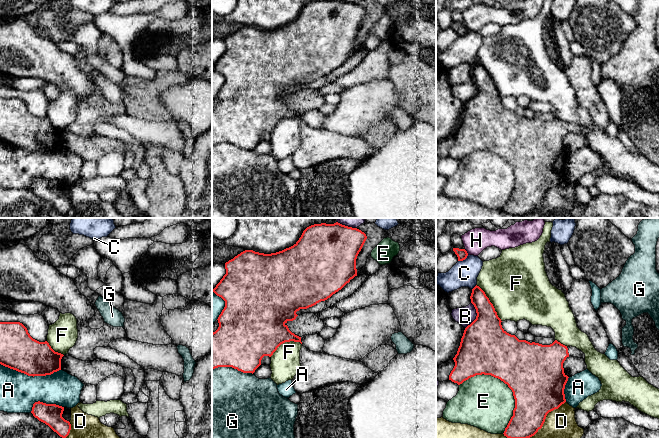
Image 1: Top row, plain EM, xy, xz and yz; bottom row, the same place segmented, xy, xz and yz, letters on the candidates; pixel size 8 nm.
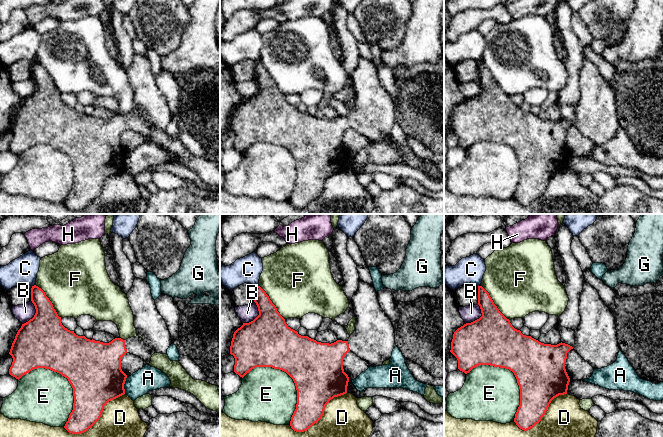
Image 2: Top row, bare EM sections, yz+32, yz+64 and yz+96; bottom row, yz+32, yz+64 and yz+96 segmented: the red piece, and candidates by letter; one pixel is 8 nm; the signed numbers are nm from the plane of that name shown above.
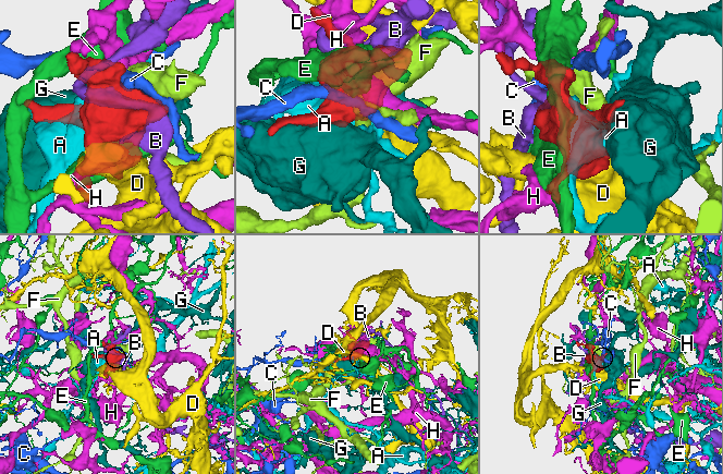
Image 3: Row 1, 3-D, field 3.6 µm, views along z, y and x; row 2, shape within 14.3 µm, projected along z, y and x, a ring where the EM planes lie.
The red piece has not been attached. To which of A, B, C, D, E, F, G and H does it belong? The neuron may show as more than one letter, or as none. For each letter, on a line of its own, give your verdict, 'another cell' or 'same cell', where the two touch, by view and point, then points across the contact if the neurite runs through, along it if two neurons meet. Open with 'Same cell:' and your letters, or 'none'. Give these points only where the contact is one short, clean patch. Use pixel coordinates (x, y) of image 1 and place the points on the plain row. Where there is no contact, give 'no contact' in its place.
Same cell: none
A: another cell | xy (30, 151)
B: another cell | yz (477, 91)
C: another cell | yz (463, 35)
D: another cell | yz (537, 207)
E: another cell | yz (508, 162)
F: another cell | yz (491, 79)
G: another cell | xz (232, 143)
H: another cell | yz (466, 28)

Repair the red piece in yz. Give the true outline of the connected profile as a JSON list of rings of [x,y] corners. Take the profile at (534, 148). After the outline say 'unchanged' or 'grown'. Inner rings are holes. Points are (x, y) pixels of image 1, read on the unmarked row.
[[[479,62],[472,65],[470,75],[477,92],[464,106],[457,130],[453,134],[455,142],[449,156],[460,161],[471,153],[484,150],[503,157],[512,166],[515,175],[513,192],[503,210],[510,215],[530,214],[542,204],[547,190],[566,178],[564,165],[569,153],[564,149],[564,137],[569,132],[583,134],[585,137],[585,130],[557,116],[550,121],[519,116],[502,104],[502,97],[493,80]]] | grown

